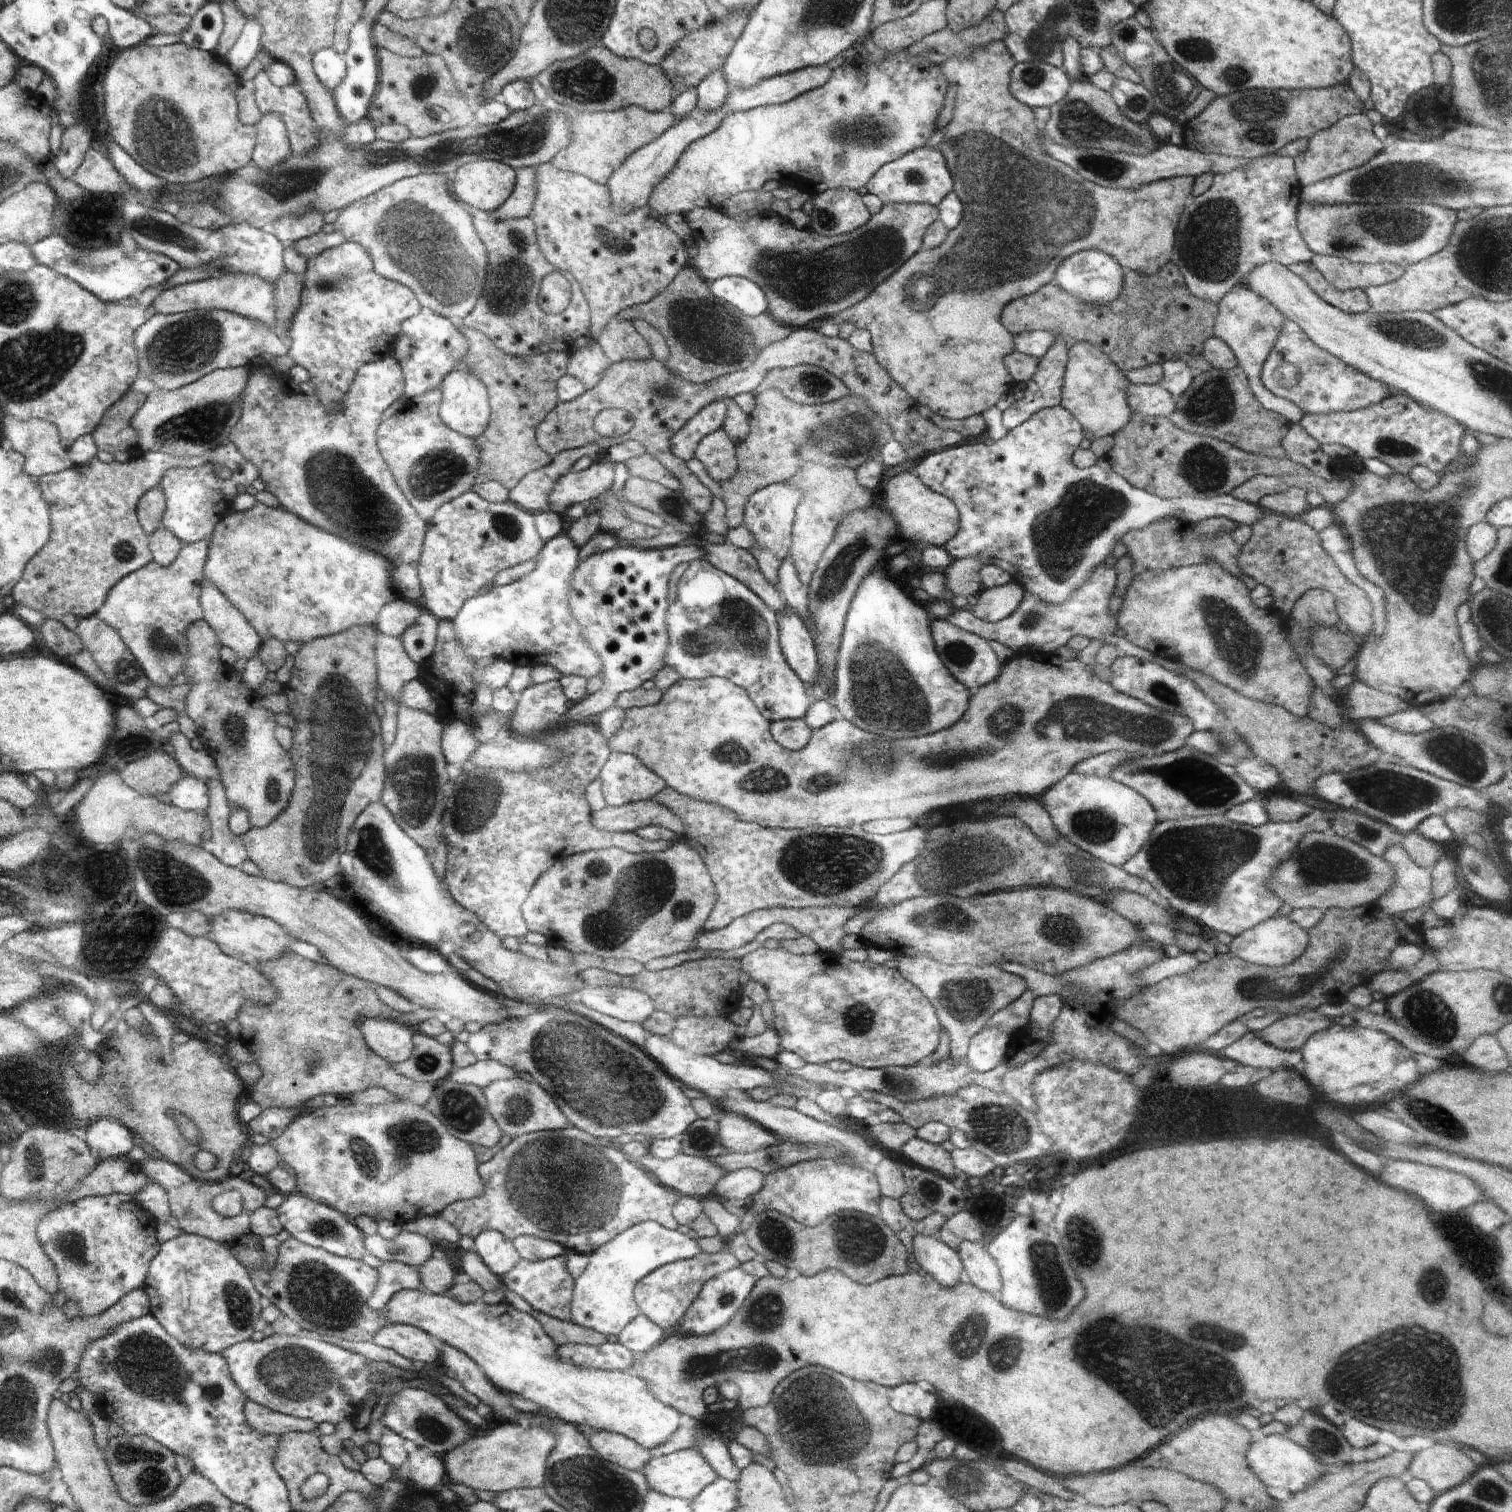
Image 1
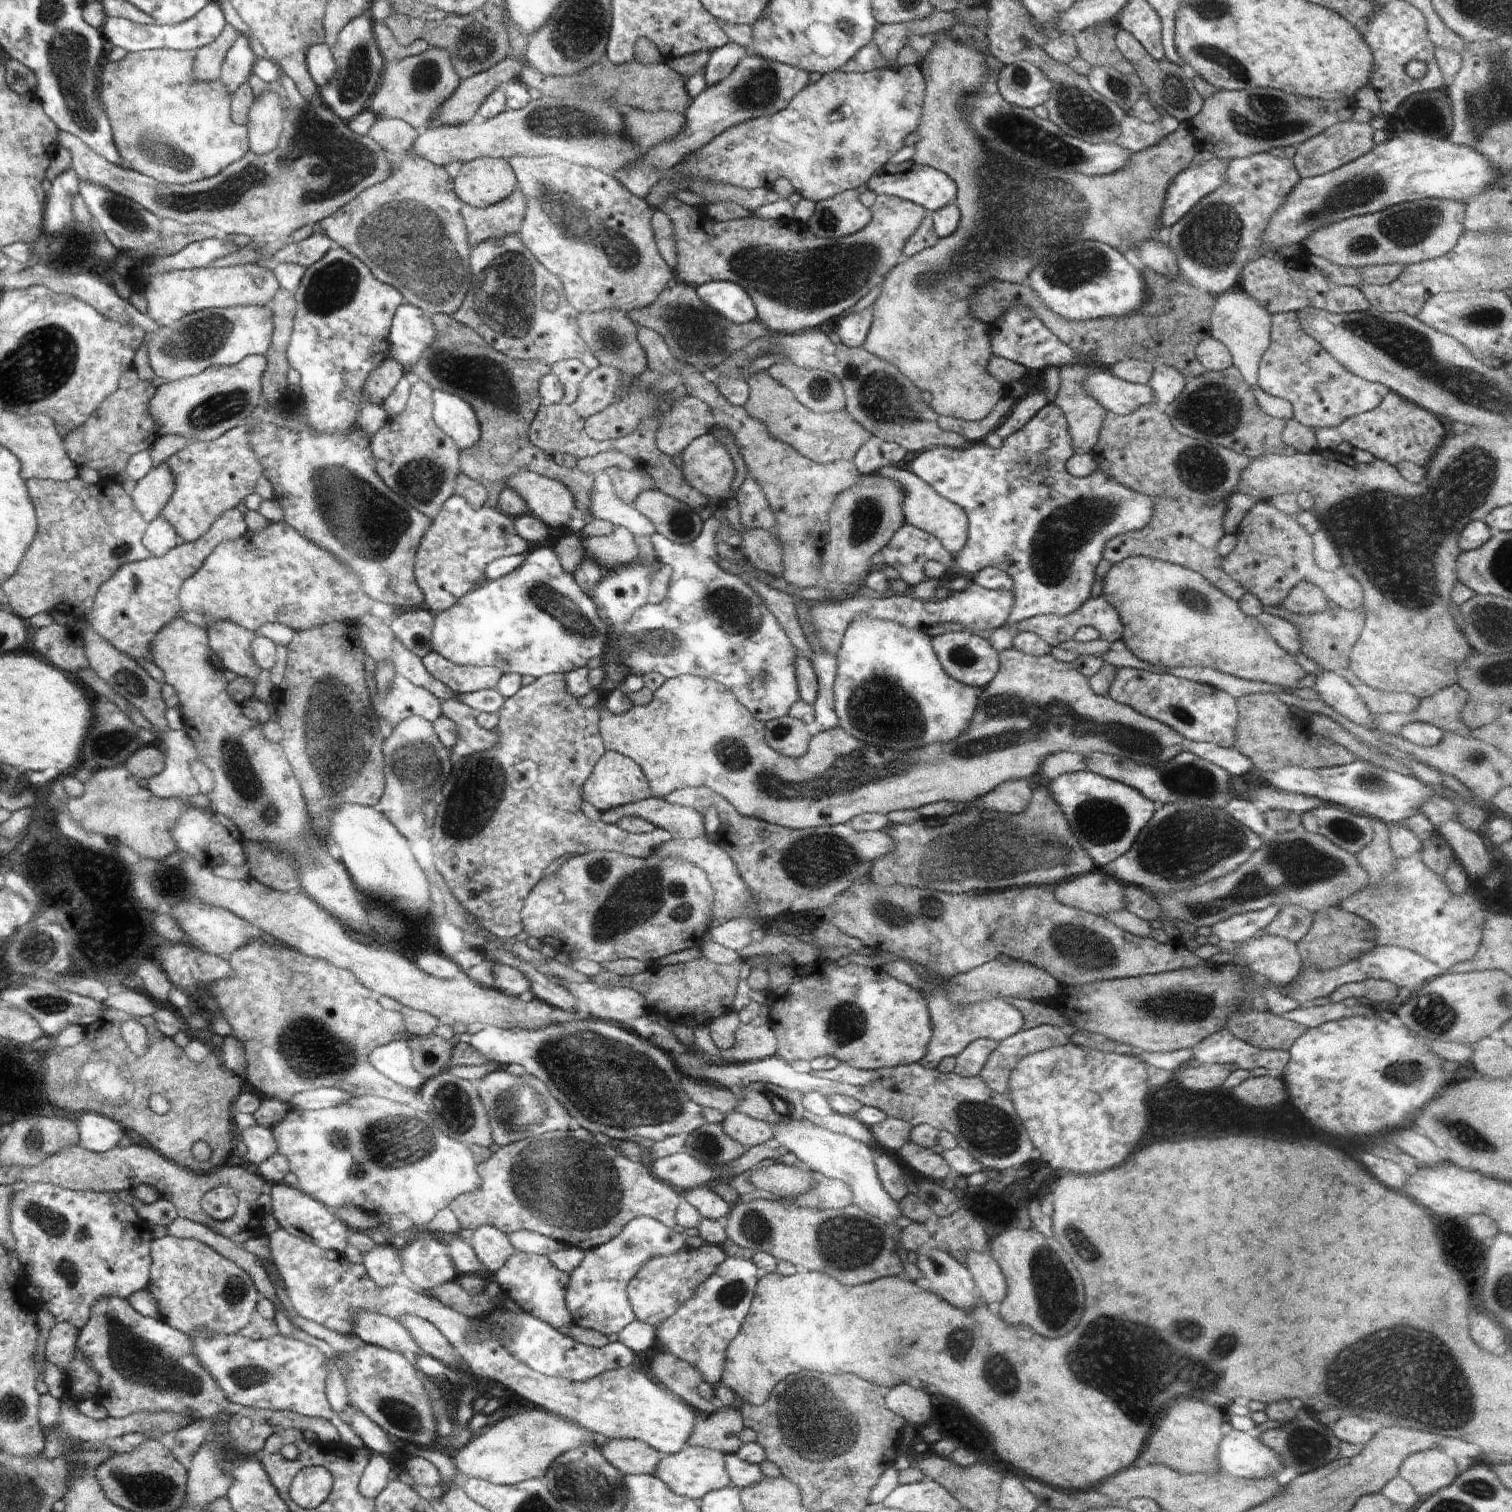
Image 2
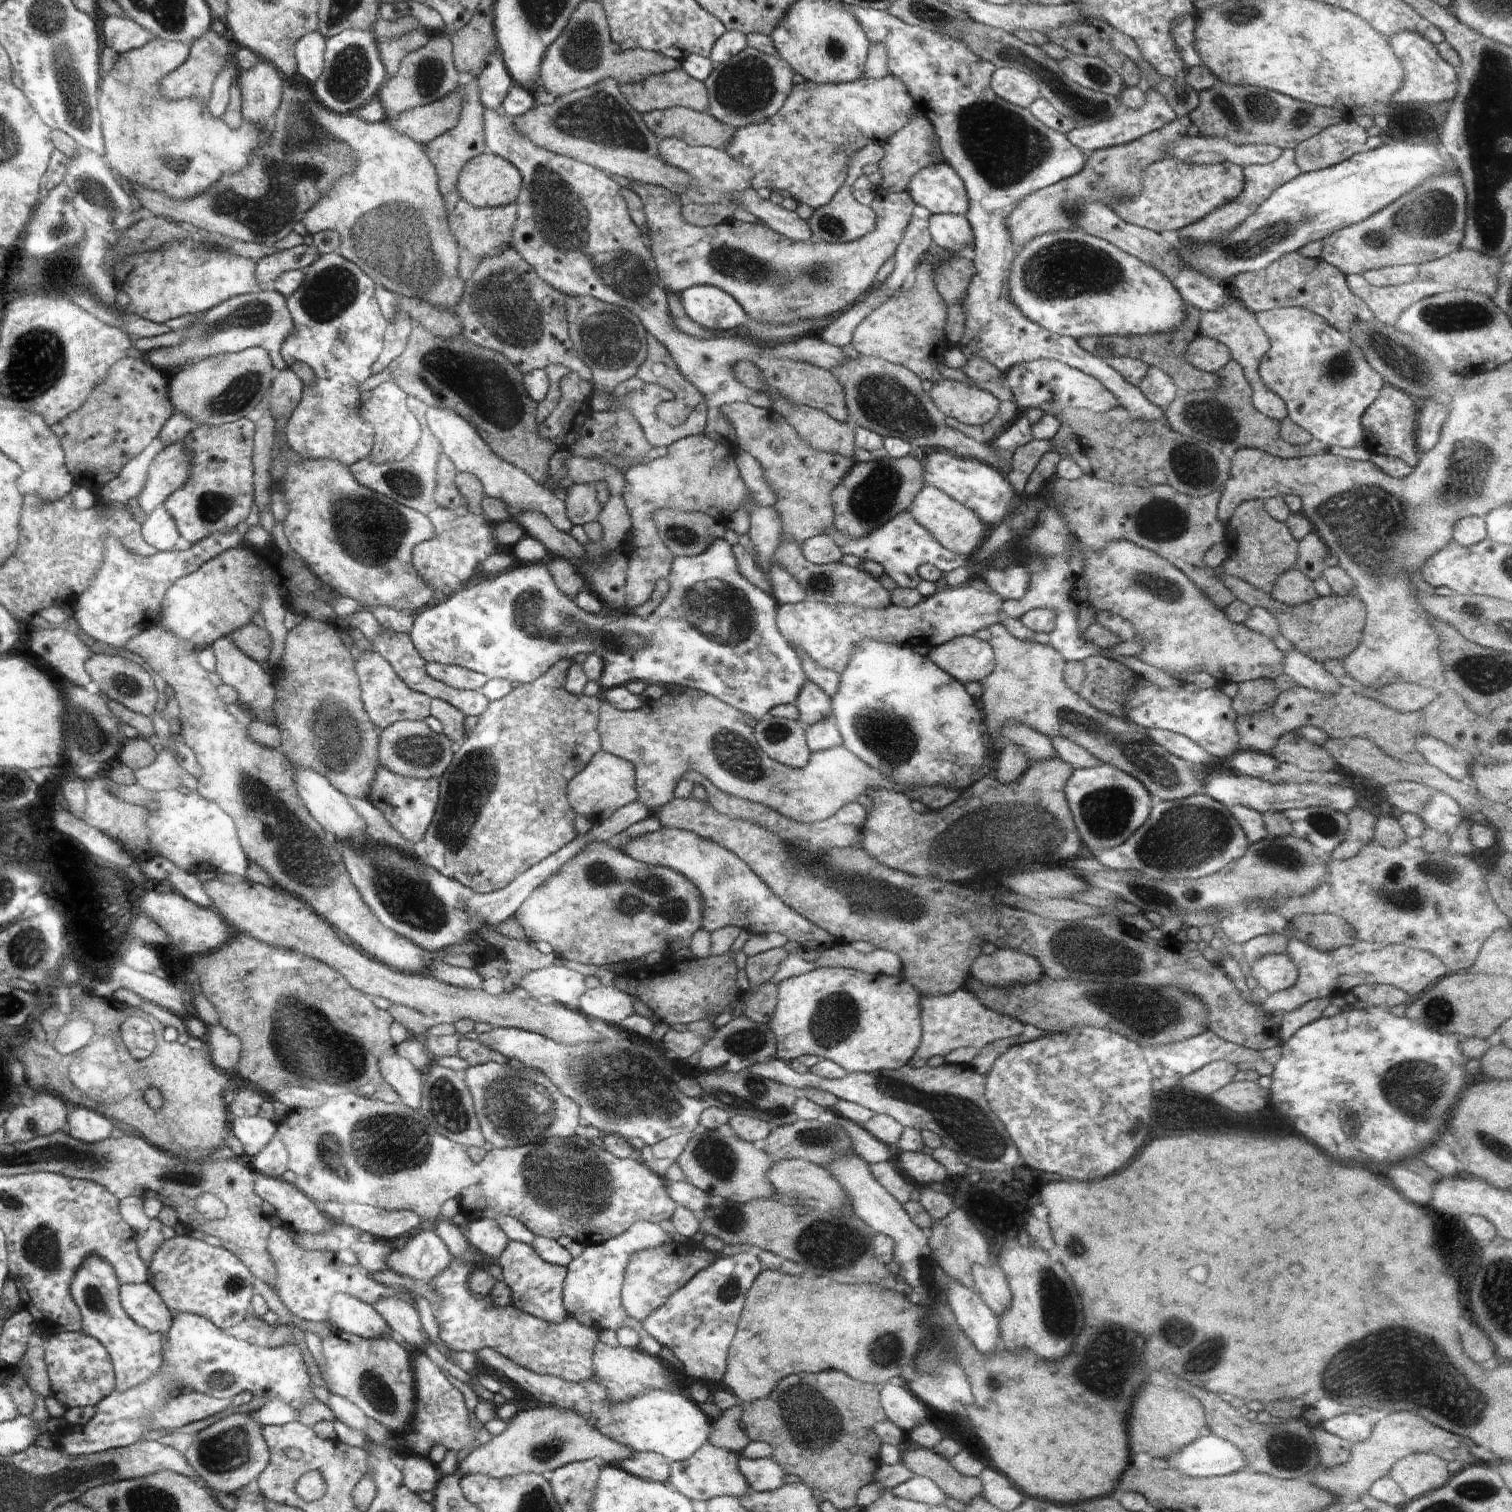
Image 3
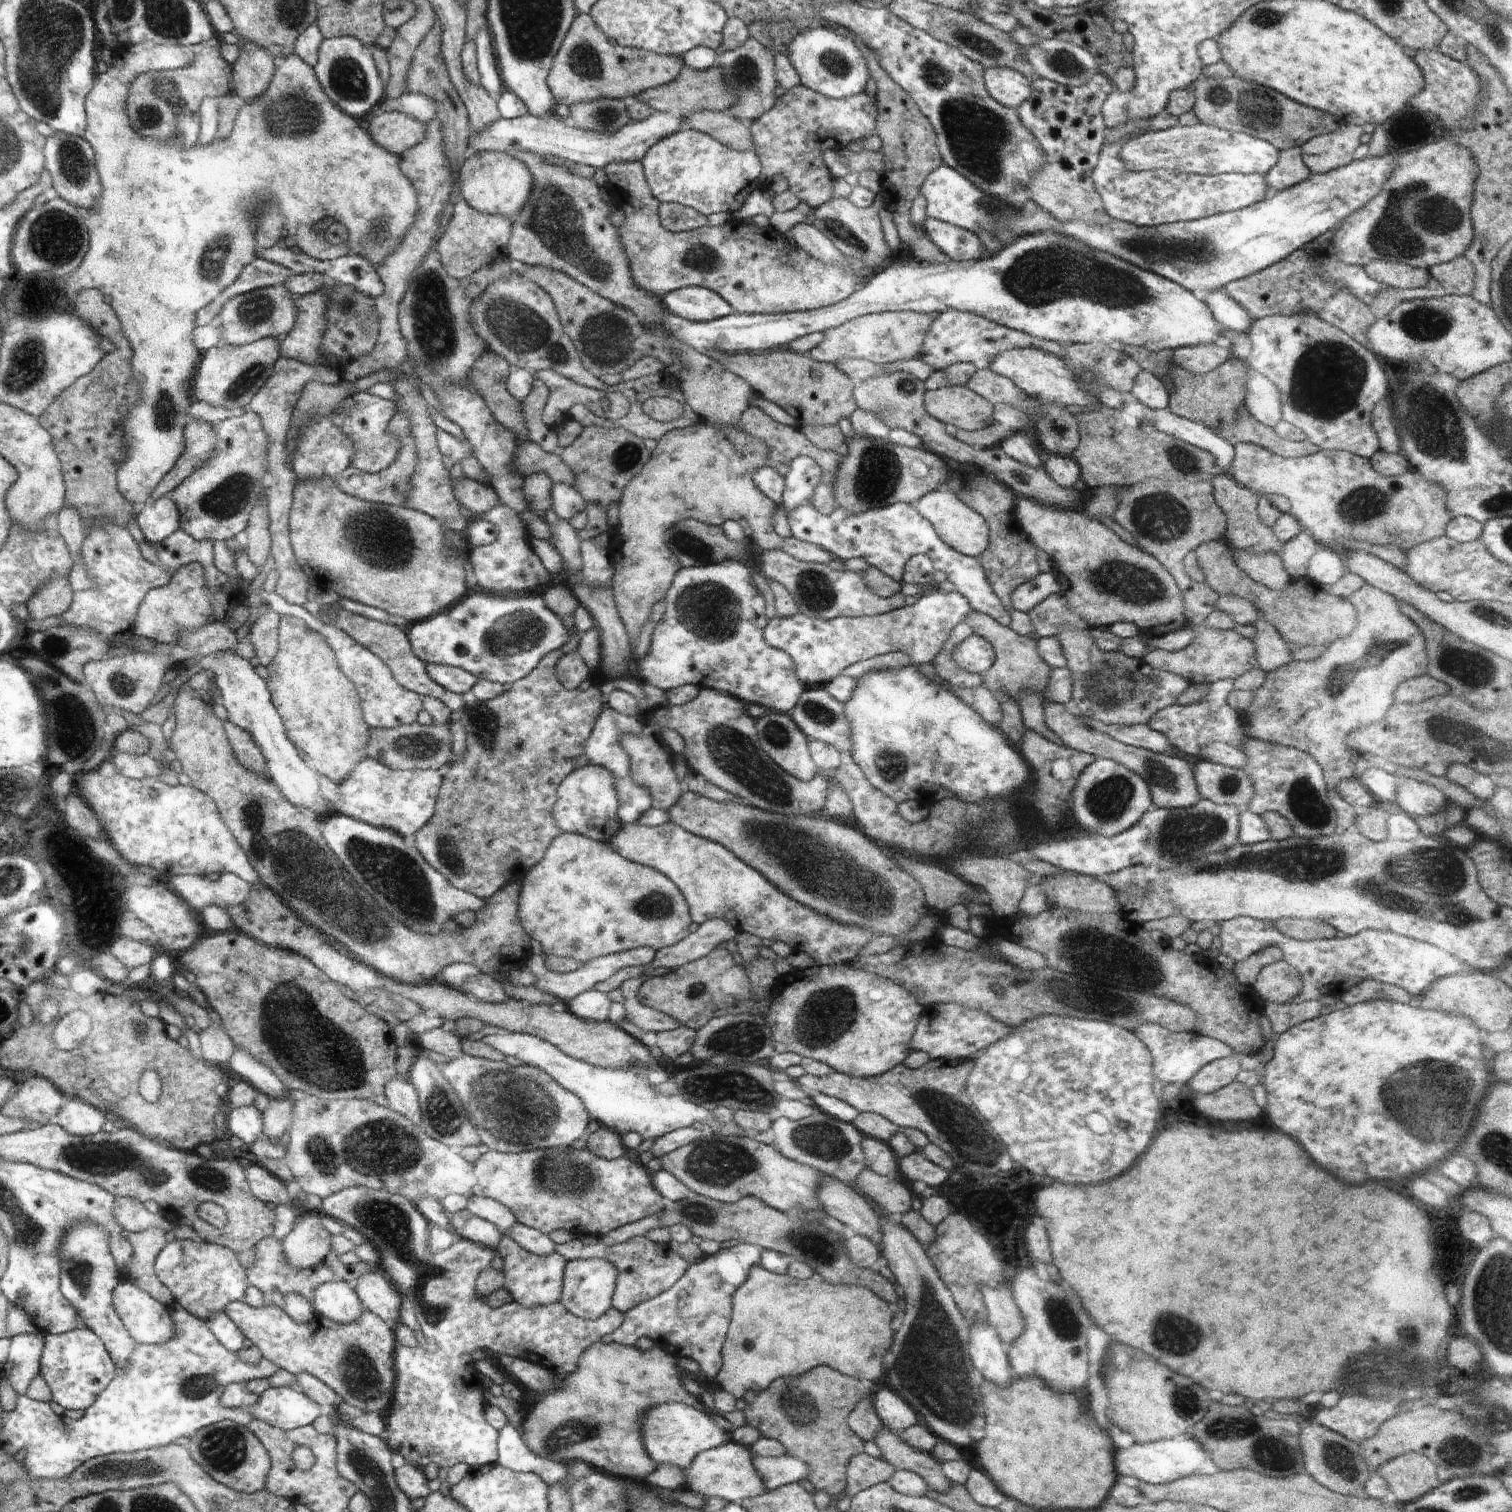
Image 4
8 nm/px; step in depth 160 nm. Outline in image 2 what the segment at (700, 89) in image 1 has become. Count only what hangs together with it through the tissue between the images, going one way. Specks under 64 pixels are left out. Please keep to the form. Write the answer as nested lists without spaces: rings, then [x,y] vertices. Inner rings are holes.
[[[732,41],[715,48],[711,52],[703,72],[706,86],[715,85],[718,81],[727,77],[737,67],[746,52],[748,52],[746,48]]]

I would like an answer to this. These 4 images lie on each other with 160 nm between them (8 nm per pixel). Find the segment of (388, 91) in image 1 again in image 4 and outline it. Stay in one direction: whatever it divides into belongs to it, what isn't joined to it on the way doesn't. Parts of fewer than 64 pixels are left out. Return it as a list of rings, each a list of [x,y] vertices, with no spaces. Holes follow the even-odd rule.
[[[440,21],[434,23],[432,30],[425,36],[420,46],[418,46],[408,72],[406,80],[406,92],[412,94],[426,95],[435,106],[435,116],[441,122],[443,128],[443,145],[445,151],[458,174],[461,164],[465,162],[469,155],[468,142],[471,136],[471,125],[469,124],[469,113],[462,102],[460,93],[453,85],[452,78],[448,73],[448,66],[442,54],[442,30]]]

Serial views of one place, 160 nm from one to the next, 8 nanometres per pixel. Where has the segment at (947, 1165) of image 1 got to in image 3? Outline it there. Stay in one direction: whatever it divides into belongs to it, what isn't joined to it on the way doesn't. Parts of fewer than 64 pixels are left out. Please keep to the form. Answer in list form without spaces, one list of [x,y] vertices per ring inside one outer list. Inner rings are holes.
[[[900,1151],[897,1154],[902,1172],[916,1180],[920,1187],[942,1182],[948,1174],[942,1164],[923,1151]]]

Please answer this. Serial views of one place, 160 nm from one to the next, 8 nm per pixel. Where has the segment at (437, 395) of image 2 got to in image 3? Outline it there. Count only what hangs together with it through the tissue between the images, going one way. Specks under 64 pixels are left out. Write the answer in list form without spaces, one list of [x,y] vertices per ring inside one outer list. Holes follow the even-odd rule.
[[[429,407],[428,423],[438,440],[444,445],[444,454],[456,465],[459,472],[472,473],[482,484],[486,496],[500,498],[516,511],[538,510],[558,530],[568,533],[573,528],[573,521],[565,508],[565,501],[546,484],[540,484],[516,465],[499,457],[487,444],[486,440],[474,428],[470,421],[453,408]]]

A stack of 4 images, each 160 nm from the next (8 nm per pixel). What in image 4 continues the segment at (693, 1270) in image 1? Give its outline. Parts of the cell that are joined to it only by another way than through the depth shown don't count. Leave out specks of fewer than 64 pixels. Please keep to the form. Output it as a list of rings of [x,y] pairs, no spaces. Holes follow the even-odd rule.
[[[634,1237],[624,1243],[605,1246],[595,1242],[583,1244],[579,1238],[557,1244],[557,1253],[566,1261],[600,1257],[610,1261],[618,1269],[617,1283],[613,1292],[611,1306],[625,1313],[645,1300],[658,1296],[676,1284],[676,1281],[690,1268],[691,1263],[674,1252],[666,1243],[654,1243],[647,1237]]]

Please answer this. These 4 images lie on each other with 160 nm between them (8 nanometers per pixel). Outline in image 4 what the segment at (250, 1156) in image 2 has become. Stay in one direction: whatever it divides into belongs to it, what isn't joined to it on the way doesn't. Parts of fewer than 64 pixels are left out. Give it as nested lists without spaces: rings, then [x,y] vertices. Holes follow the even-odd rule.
[[[254,1105],[239,1109],[228,1106],[226,1117],[228,1135],[238,1136],[244,1142],[244,1147],[250,1148],[251,1144],[261,1136],[263,1131],[262,1113]]]

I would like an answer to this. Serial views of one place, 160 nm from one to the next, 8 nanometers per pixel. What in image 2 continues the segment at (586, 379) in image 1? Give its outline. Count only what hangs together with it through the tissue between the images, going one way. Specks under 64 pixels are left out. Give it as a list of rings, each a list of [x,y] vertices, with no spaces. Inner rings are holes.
[[[578,359],[563,360],[554,363],[551,368],[551,373],[557,376],[565,392],[560,403],[572,404],[577,399],[581,380],[591,371],[591,368]]]

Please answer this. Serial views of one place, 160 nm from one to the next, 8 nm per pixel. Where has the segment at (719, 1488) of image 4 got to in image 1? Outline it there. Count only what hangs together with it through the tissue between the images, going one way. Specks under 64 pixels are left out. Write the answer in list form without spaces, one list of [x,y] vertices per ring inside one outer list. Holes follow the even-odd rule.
[[[692,1448],[652,1457],[642,1473],[653,1489],[685,1501],[691,1501],[717,1476],[714,1469]]]

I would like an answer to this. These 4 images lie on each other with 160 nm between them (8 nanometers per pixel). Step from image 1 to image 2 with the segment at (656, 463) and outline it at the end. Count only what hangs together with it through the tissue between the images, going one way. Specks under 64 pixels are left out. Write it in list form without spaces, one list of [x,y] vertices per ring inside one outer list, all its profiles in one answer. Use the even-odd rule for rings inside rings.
[[[638,466],[634,470],[620,470],[620,467],[610,467],[606,470],[609,474],[614,494],[624,502],[632,503],[633,500],[646,489],[656,489],[654,480],[650,480],[644,470]]]

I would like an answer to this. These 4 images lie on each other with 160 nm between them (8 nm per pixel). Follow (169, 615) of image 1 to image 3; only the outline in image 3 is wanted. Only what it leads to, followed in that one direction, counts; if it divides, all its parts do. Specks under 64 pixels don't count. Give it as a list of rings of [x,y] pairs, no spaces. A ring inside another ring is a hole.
[[[238,530],[229,533],[214,533],[208,535],[200,542],[194,543],[187,550],[158,551],[151,557],[140,556],[126,548],[116,537],[108,535],[105,538],[104,562],[98,567],[95,577],[89,584],[88,590],[80,596],[74,608],[71,610],[76,614],[82,630],[87,636],[95,641],[109,645],[113,648],[125,648],[133,636],[140,635],[142,631],[159,624],[159,612],[165,592],[181,579],[183,576],[196,572],[208,559],[213,559],[222,551],[238,548],[244,542],[244,538],[238,534]]]

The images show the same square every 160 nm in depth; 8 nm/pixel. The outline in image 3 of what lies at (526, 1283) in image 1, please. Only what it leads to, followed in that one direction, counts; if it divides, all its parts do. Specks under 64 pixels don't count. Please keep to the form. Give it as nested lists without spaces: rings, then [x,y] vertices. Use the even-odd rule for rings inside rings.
[[[510,1240],[496,1261],[502,1270],[500,1280],[510,1288],[511,1304],[543,1321],[560,1324],[567,1319],[568,1314],[563,1303],[567,1267],[546,1262],[530,1244]]]

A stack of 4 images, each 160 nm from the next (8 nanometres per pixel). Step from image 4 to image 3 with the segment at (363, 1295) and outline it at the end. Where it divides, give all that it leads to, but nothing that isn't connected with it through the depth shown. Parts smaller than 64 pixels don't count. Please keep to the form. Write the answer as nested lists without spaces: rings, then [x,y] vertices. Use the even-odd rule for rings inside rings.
[[[390,1295],[377,1302],[374,1308],[387,1322],[389,1328],[404,1338],[408,1346],[414,1350],[421,1349],[430,1343],[417,1309],[408,1301],[396,1295]]]

